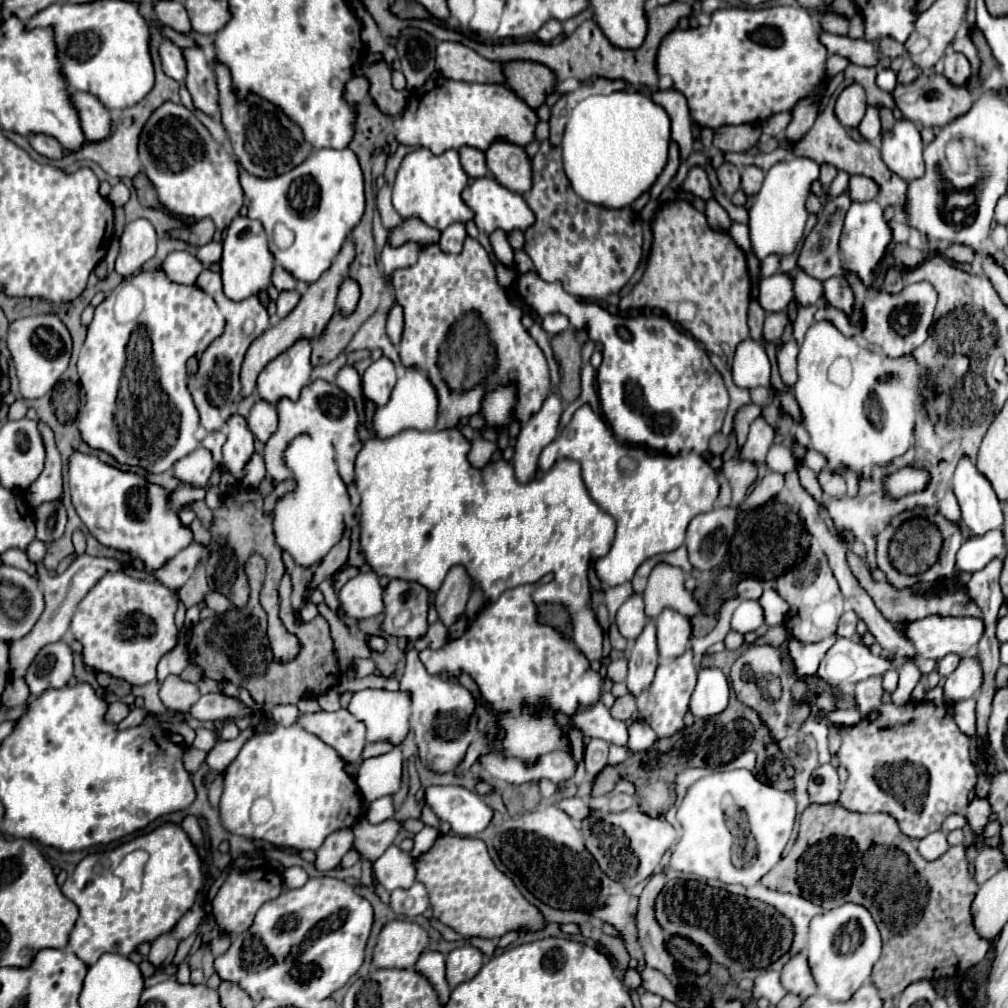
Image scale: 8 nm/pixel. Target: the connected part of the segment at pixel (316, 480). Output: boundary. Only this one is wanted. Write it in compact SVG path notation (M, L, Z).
M301 434L283 452L285 466L293 472L297 488L277 500L273 508L273 534L281 550L289 552L295 564L303 568L315 568L325 554L343 538L347 528L345 520L351 510L345 482L339 478L337 464L331 452L319 448L307 448L307 436Z

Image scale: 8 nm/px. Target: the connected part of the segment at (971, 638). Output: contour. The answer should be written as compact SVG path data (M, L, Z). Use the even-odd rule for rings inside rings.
M925 616L921 620L913 622L901 622L897 624L897 630L907 636L907 640L915 646L917 654L921 658L943 658L945 654L965 654L977 646L977 642L983 636L983 622L979 618L953 618L953 616Z

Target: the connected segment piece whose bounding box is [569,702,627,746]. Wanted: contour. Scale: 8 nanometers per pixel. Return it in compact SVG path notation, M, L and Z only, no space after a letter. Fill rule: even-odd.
M603 702L595 704L591 710L579 708L571 716L571 726L575 730L581 730L587 738L601 738L605 742L627 746L627 726L621 720L615 720L609 716L609 710L603 706Z

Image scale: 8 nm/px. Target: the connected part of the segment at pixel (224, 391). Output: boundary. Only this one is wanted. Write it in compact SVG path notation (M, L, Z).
M203 268L203 272L197 278L197 288L201 288L203 292L207 292L219 306L219 310L225 316L225 332L221 336L217 336L207 350L199 356L199 370L195 374L189 376L187 380L187 388L193 396L195 408L201 416L201 426L209 432L213 430L221 430L223 424L227 422L227 418L233 414L235 410L235 402L239 400L239 368L243 362L243 356L247 352L247 348L251 346L251 342L269 326L269 314L265 310L265 306L259 302L257 296L249 296L241 302L233 302L223 294L223 286L221 286L221 276L209 268Z

